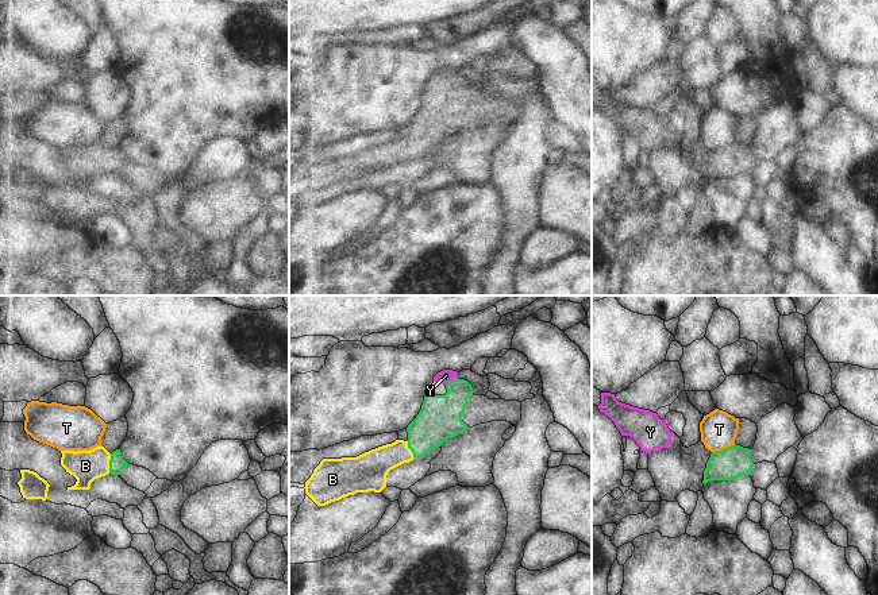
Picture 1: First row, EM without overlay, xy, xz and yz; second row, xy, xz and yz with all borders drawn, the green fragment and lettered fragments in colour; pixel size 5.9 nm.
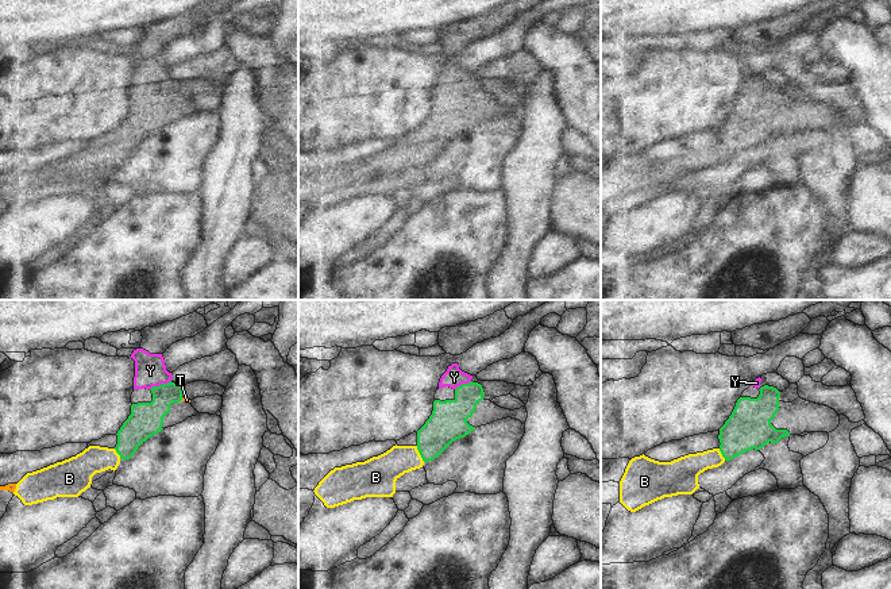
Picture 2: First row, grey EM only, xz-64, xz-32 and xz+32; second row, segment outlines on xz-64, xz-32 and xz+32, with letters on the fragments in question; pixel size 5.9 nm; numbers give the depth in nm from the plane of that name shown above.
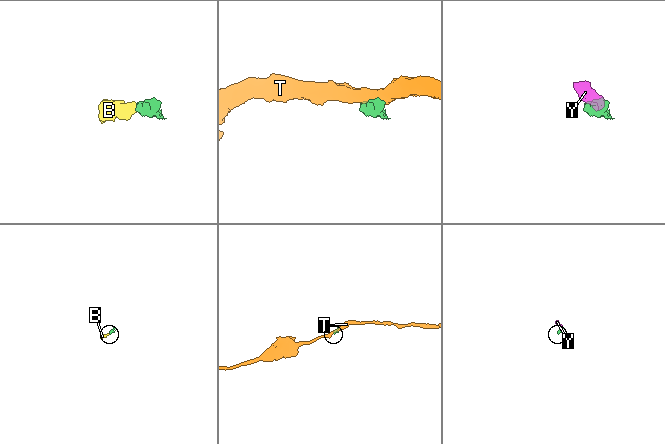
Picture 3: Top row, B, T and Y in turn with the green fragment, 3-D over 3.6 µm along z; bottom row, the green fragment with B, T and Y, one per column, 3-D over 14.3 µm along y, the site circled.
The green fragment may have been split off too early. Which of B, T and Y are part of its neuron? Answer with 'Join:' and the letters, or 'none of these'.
Join: B, Y

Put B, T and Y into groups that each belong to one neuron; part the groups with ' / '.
B Y / T

